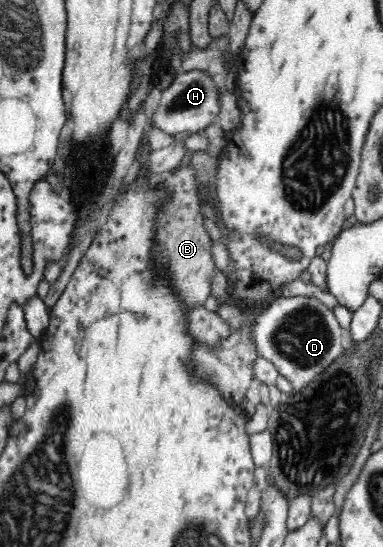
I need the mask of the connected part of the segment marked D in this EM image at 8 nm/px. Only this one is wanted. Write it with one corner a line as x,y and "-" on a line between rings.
279,296
260,313
256,324
252,326
252,335
259,356
277,366
279,374
291,383
293,391
304,389
344,351
343,328
336,320
333,310
314,296

